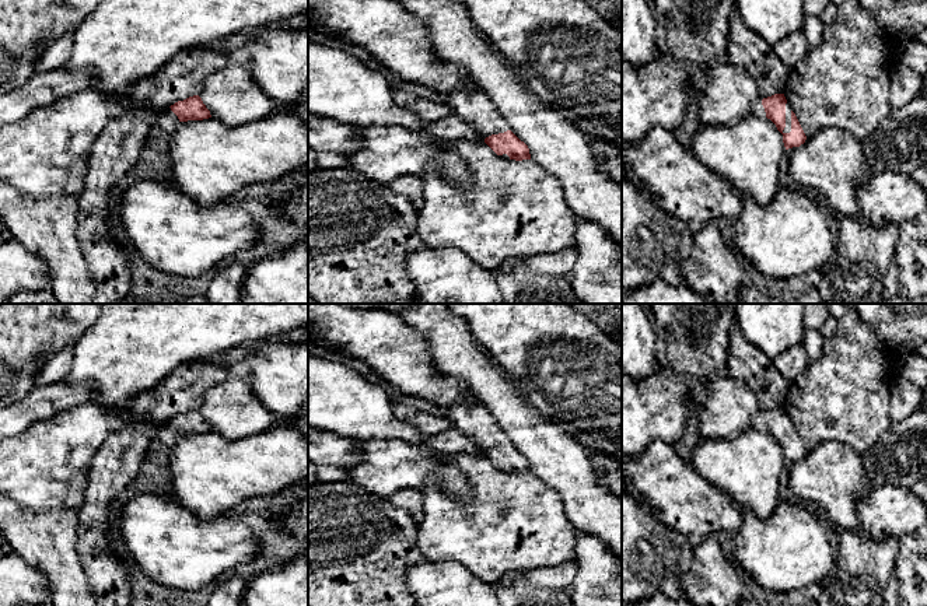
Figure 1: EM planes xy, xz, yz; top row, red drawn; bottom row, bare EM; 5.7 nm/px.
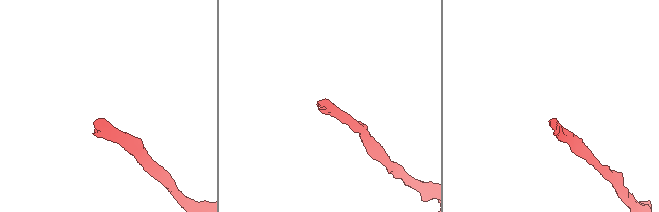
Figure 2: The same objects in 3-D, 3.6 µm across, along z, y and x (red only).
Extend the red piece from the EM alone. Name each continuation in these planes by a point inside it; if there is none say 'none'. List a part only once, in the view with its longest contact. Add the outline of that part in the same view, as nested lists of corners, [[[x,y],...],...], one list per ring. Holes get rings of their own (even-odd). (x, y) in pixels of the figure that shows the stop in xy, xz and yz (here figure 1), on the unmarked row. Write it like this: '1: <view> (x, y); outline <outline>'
1: yz (787, 442); outline [[[788,416],[786,417],[786,441],[783,446],[790,446],[791,445],[791,421]]]

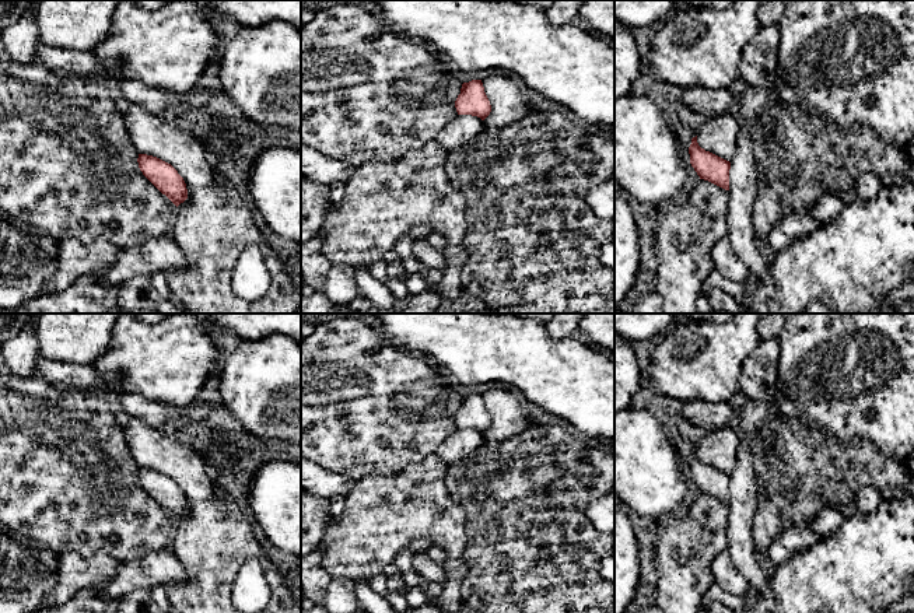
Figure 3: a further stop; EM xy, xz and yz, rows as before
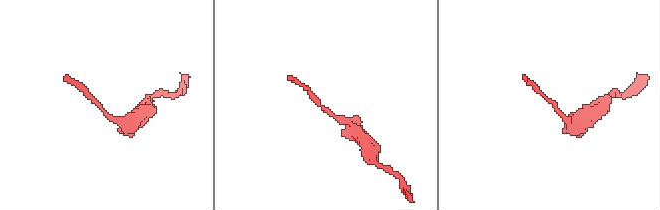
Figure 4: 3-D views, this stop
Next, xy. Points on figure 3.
none

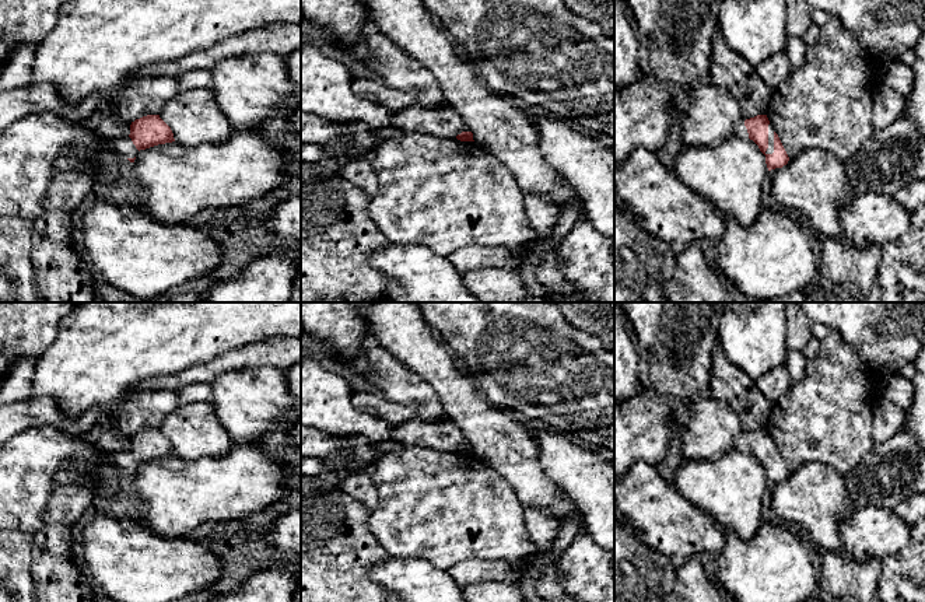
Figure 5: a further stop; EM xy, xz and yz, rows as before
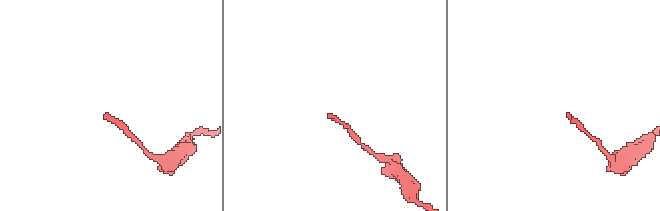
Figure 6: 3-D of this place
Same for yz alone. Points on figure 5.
1: yz (770, 464); outline [[[771,437],[768,438],[768,462],[765,468],[772,468],[774,466],[774,442]]]

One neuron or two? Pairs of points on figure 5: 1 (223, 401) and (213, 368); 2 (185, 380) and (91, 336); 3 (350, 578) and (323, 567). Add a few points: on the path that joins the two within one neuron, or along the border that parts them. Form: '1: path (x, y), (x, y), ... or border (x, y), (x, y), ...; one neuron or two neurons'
1: border (248, 368), (226, 370), (209, 384); two neurons
2: border (203, 361), (175, 373), (140, 381); two neurons
3: path (343, 578), (335, 578), (330, 574); one neuron

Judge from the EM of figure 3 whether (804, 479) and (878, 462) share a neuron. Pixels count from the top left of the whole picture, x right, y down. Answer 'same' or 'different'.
same

